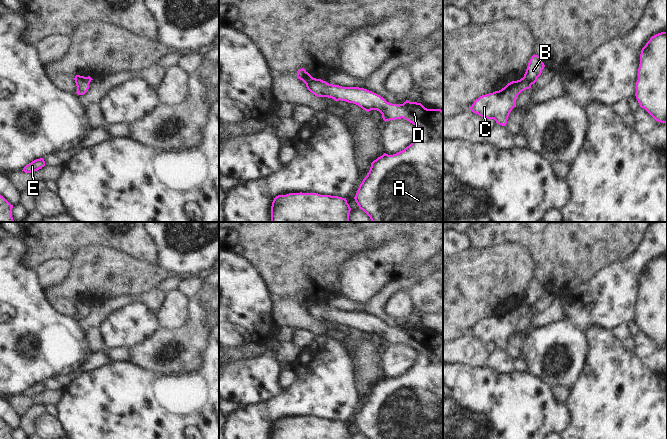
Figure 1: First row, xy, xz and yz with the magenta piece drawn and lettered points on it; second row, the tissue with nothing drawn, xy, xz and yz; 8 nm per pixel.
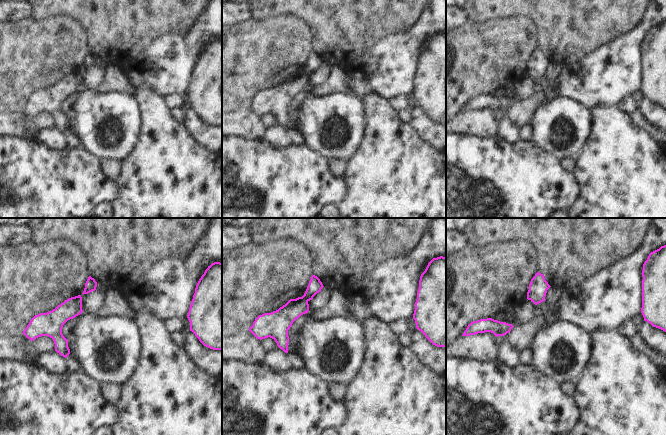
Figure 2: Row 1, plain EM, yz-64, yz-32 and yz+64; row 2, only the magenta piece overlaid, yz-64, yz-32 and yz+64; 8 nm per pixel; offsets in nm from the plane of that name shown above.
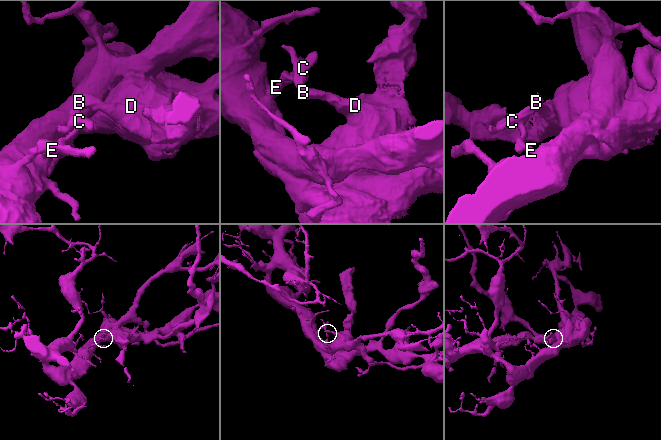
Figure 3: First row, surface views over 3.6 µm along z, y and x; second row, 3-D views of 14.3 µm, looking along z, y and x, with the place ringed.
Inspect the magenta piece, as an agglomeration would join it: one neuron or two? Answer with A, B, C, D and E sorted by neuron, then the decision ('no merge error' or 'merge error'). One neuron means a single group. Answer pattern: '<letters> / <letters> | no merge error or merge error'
A B D / C E | merge error

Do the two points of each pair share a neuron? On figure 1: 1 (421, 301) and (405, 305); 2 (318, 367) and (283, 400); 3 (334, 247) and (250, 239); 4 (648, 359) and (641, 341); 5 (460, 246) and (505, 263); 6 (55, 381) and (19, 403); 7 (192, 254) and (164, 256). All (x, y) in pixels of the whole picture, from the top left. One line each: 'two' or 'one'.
1: two
2: one
3: one
4: one
5: two
6: two
7: one

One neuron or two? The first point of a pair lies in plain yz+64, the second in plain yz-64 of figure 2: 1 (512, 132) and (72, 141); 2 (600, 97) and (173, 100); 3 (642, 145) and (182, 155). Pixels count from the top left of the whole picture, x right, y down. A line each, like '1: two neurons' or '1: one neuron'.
1: two neurons
2: two neurons
3: one neuron

